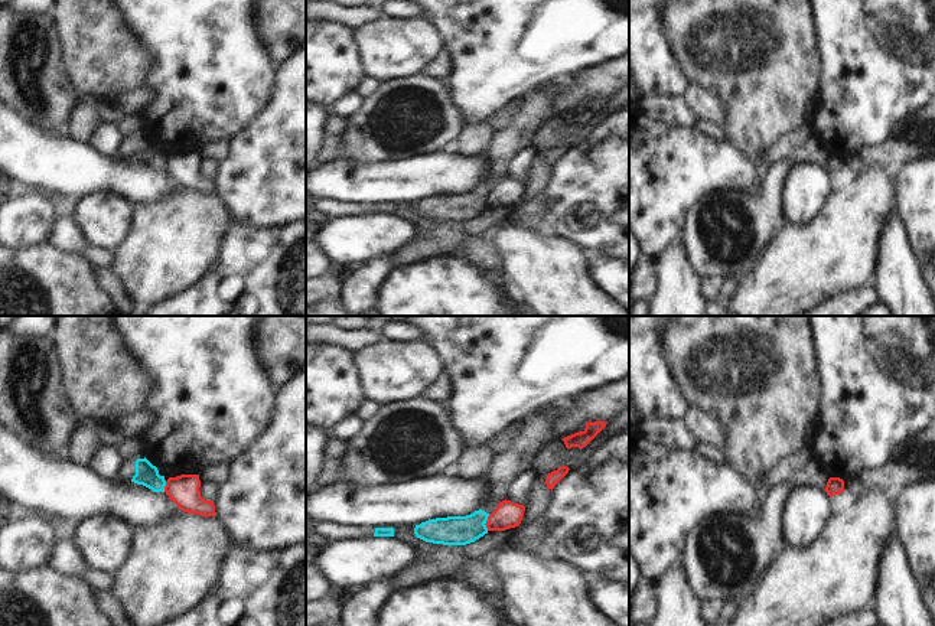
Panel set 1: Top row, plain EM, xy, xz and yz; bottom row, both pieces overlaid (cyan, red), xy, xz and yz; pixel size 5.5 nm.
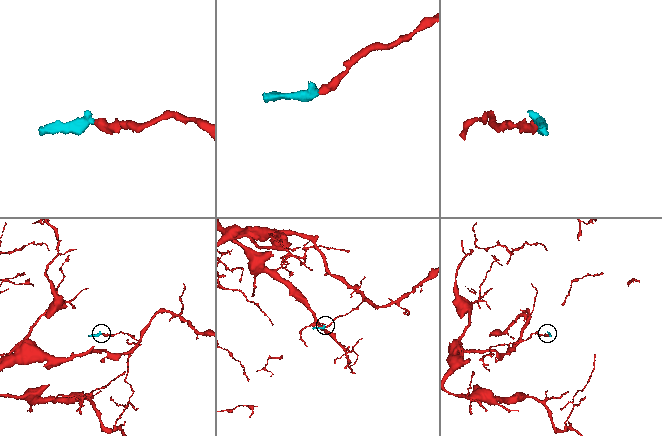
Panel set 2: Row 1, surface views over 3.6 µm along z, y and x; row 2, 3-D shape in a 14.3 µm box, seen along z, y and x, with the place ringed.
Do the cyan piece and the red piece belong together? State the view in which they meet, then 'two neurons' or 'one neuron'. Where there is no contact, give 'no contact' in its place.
meets cyan in xz; two neurons

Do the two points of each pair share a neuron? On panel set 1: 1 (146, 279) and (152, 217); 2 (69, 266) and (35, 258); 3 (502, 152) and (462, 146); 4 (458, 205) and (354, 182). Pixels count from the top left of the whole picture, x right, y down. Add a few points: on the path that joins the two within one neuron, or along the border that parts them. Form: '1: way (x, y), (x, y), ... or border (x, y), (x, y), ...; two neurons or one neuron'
1: way (152, 263), (152, 232); one neuron
2: way (61, 266), (44, 266); one neuron
3: border (494, 131), (486, 156); two neurons
4: border (458, 192), (426, 196), (416, 202); two neurons

